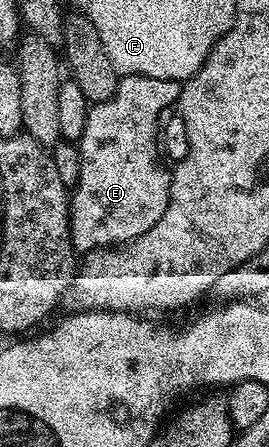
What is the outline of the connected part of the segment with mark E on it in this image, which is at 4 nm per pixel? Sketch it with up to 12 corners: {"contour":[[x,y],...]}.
{"contour":[[121,76],[91,105],[70,192],[77,253],[166,214],[160,115],[179,80]]}

